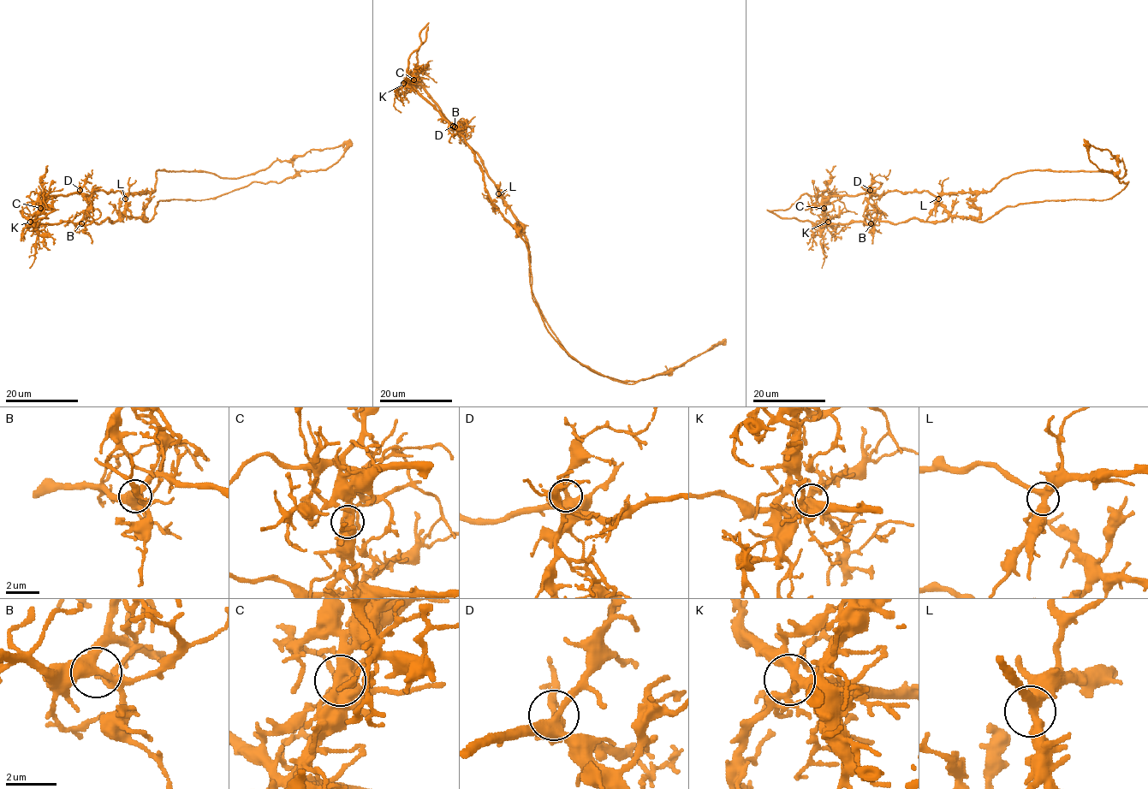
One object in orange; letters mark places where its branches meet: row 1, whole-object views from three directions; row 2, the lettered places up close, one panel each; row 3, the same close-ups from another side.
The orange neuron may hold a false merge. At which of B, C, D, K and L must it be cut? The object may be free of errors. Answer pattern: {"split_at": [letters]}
{"split_at": ["C"]}

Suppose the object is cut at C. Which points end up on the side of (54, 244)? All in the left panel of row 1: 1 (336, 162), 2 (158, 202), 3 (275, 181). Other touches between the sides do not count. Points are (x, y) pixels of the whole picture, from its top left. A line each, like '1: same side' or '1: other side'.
1: same side
2: same side
3: same side

